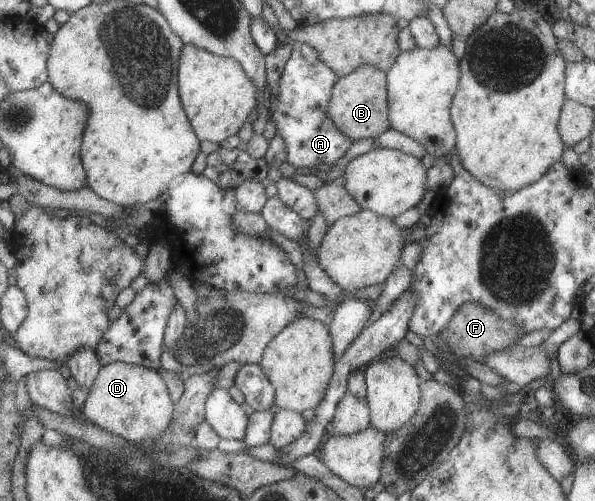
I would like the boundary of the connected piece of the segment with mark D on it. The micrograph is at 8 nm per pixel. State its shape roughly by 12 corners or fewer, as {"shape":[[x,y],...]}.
{"shape":[[101,365],[82,416],[125,441],[167,428],[155,370]]}

